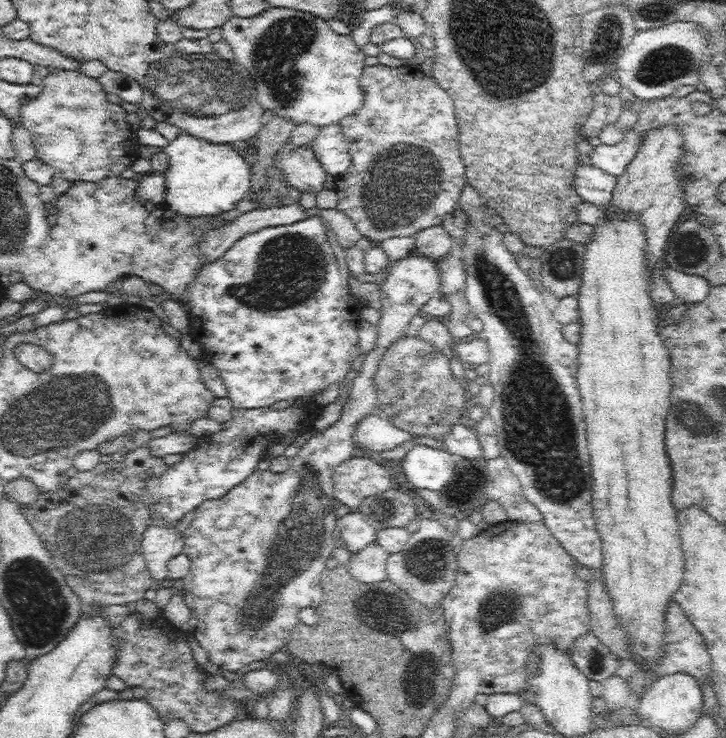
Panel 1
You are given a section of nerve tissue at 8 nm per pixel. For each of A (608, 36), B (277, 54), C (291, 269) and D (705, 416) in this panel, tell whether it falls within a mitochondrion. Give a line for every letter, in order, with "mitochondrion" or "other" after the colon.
A: mitochondrion
B: mitochondrion
C: mitochondrion
D: mitochondrion

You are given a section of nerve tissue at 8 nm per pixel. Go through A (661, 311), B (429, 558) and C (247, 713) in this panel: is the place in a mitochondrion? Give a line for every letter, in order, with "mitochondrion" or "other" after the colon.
A: other
B: mitochondrion
C: other

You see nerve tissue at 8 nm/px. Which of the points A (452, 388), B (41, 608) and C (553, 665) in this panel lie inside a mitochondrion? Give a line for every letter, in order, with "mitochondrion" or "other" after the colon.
A: mitochondrion
B: mitochondrion
C: other

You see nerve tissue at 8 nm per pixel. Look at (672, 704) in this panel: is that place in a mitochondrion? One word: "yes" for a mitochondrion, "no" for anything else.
no

